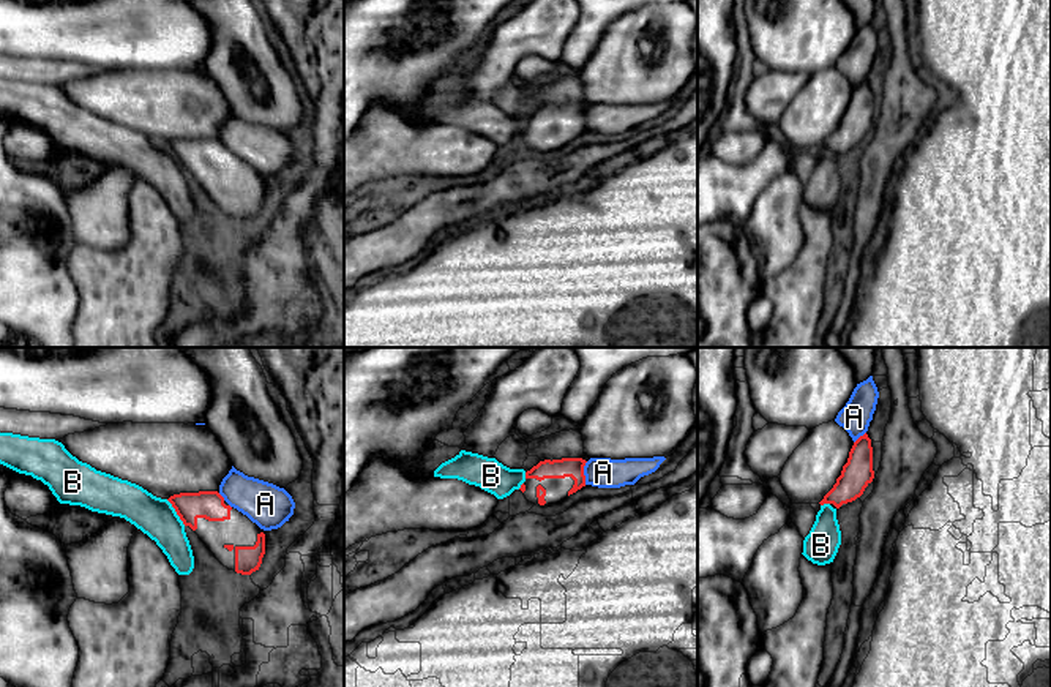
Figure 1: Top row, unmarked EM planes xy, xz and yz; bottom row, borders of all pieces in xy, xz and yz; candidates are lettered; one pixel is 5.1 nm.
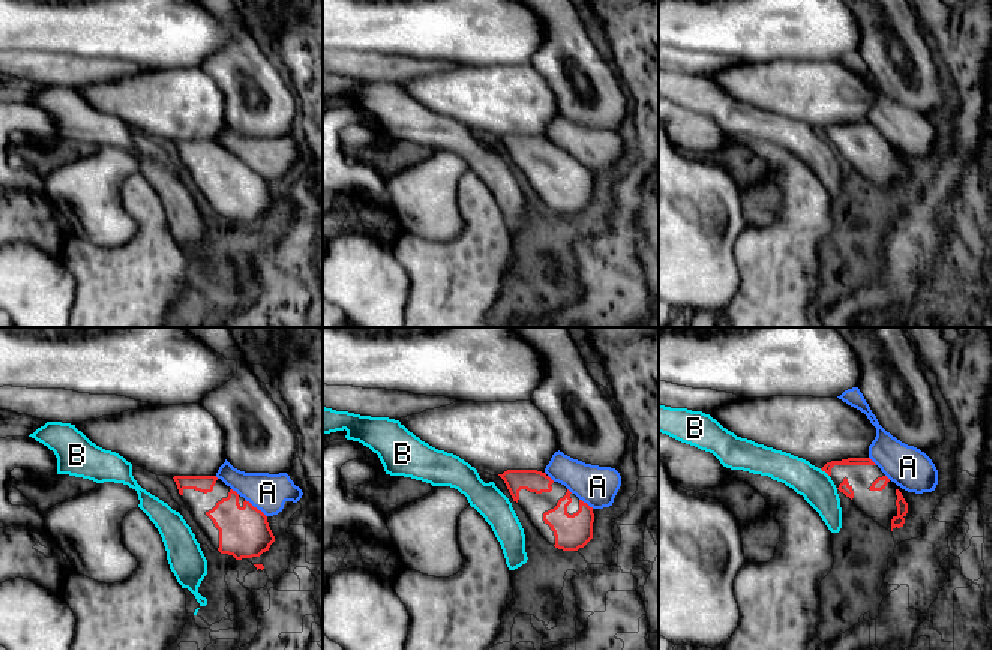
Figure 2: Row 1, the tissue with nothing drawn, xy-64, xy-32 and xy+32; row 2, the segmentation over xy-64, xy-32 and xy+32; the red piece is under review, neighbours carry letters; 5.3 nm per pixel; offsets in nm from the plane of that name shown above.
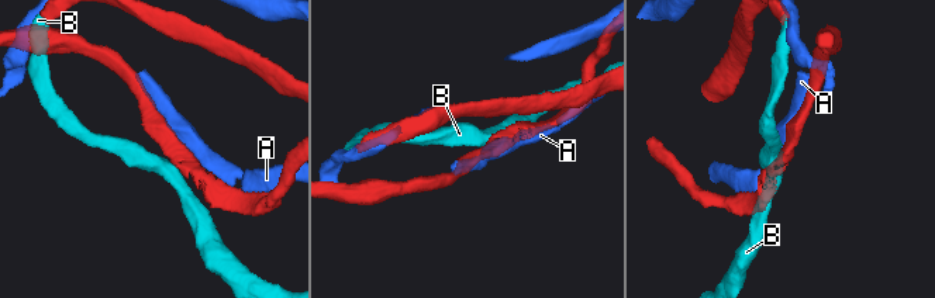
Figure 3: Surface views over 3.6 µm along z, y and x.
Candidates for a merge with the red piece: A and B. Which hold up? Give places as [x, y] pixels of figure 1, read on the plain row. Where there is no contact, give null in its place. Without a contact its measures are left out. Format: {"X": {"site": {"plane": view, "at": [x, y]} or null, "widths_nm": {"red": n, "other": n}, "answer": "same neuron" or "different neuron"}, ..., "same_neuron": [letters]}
{"A": {"site": {"plane": "xz", "at": [583, 119]}, "widths_nm": {"red": 100, "other": 160}, "answer": "different neuron"}, "B": {"site": {"plane": "xy", "at": [175, 157]}, "widths_nm": {"red": 140, "other": 200}, "answer": "different neuron"}, "same_neuron": []}

